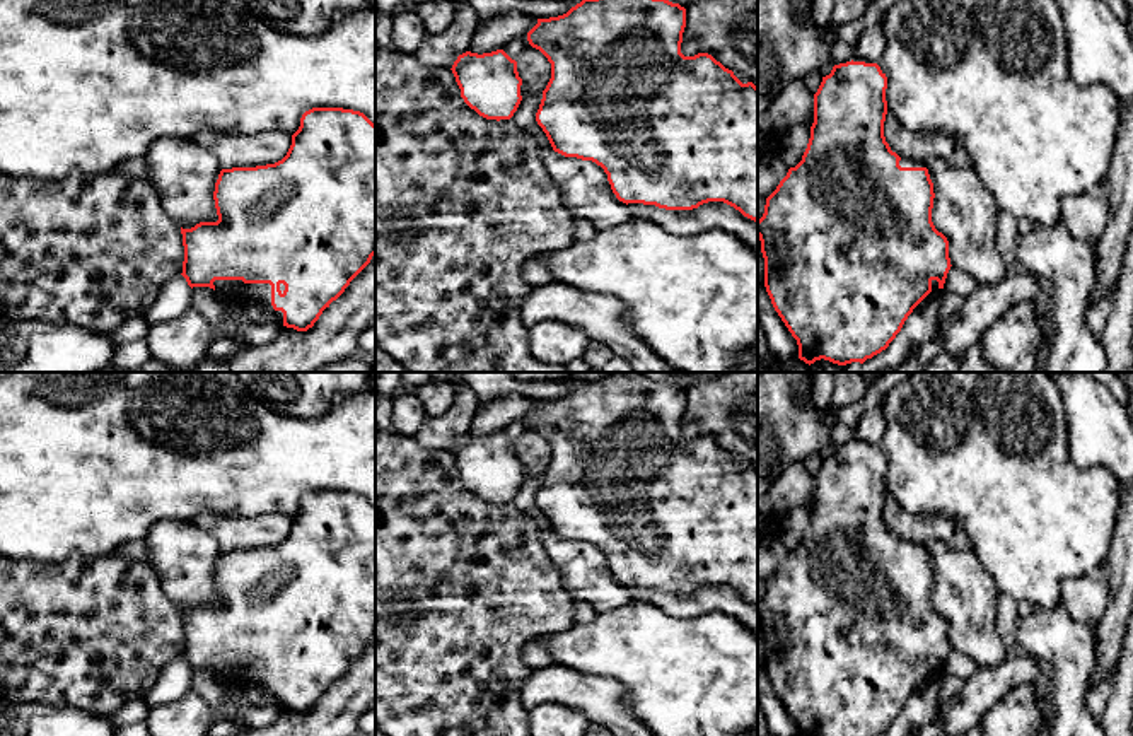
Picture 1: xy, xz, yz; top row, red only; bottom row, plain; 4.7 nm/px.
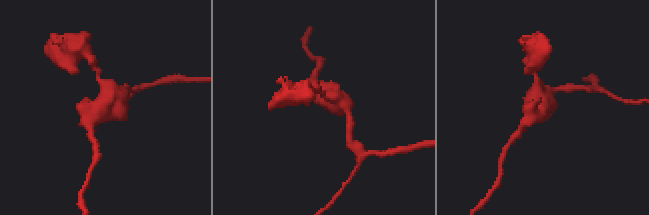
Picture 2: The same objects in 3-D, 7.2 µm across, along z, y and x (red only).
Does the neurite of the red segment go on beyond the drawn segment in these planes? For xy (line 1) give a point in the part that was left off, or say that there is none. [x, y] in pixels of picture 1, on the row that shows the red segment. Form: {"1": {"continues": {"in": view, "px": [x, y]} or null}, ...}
{"1": {"continues": {"in": "xy", "px": [238, 291]}}}

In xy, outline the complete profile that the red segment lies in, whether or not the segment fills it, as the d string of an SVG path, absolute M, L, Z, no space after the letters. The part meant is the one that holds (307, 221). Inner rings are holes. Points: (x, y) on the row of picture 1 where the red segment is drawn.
M312 108L300 118L287 155L266 166L222 169L213 191L217 222L183 229L183 277L239 306L268 307L278 323L307 331L375 254L375 125L360 111Z

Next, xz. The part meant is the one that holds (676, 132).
M582 0L566 14L537 19L527 41L551 63L536 121L555 152L604 169L623 203L693 210L723 202L758 222L758 87L742 84L708 53L681 53L686 9L669 0Z

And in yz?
M846 61L834 65L831 73L822 77L822 82L814 94L814 123L811 126L811 138L802 161L790 167L787 176L780 181L776 190L766 198L764 213L758 220L758 237L761 241L761 253L764 258L764 287L771 304L792 336L799 345L799 359L805 364L816 360L829 360L838 365L851 362L863 364L867 359L880 353L901 331L904 321L913 309L933 290L944 289L947 273L950 270L949 241L938 232L932 222L933 208L933 183L923 162L903 159L891 150L884 137L884 121L887 114L886 101L887 77L877 63Z

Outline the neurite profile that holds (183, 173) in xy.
M159 138L147 152L148 181L164 212L183 229L217 222L213 200L220 164L193 138Z

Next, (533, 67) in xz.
M529 46L517 60L517 72L529 91L544 91L551 79L551 63L539 50Z

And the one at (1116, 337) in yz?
M1133 225L1116 280L1114 306L1102 331L1106 372L1133 372Z

